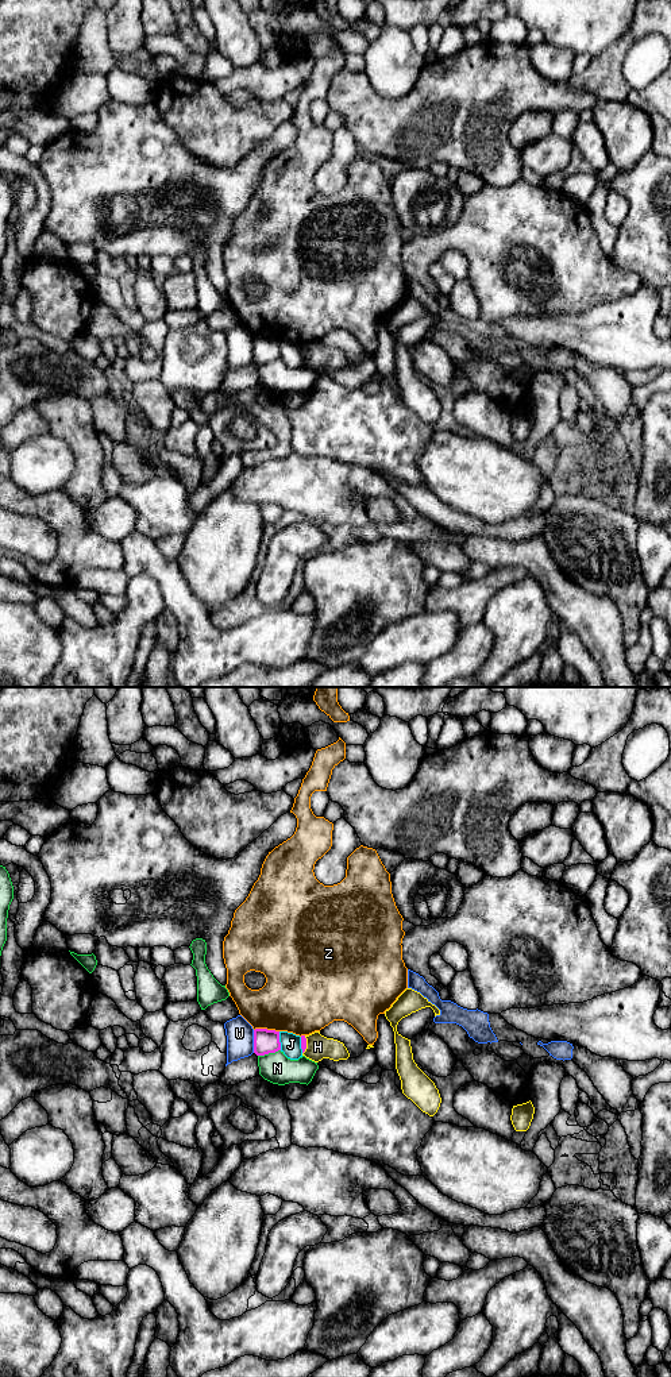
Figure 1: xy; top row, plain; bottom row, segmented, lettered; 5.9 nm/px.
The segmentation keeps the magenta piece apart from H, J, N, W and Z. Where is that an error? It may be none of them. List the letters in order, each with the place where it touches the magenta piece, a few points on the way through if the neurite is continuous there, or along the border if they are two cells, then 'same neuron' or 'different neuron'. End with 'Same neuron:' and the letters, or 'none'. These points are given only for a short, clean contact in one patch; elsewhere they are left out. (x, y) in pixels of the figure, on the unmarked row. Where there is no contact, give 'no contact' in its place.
H: meets magenta in xy at (305, 354); border along xy (305, 344), (305, 359), (303, 362); different neuron
J: meets magenta in xy at (278, 350); different neuron
N: meets magenta in xy at (269, 361); different neuron
W: meets magenta in xy at (254, 350); different neuron
Z: meets magenta in xy at (266, 338); different neuron
Same neuron: none

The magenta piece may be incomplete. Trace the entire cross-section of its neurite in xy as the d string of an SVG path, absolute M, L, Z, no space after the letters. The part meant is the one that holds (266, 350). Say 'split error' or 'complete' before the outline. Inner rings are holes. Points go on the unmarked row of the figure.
complete; M267 338L254 339L254 362L265 364L281 359L279 340Z

